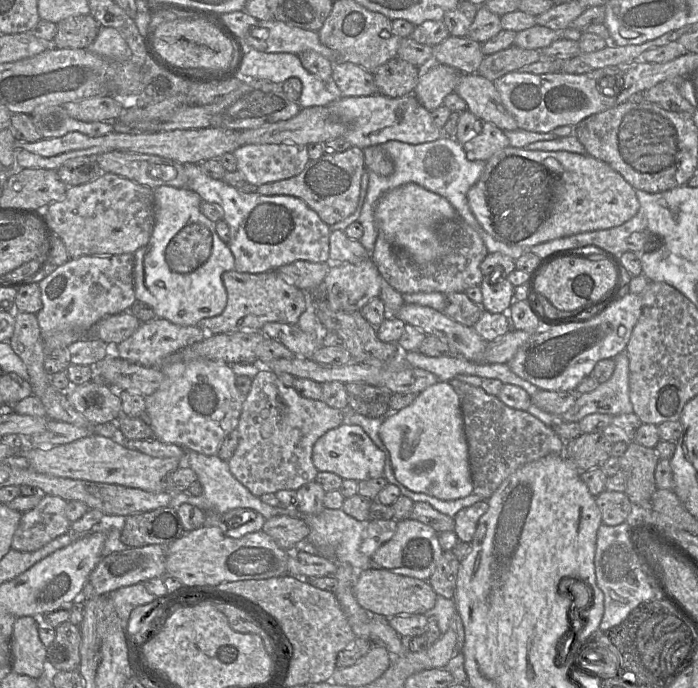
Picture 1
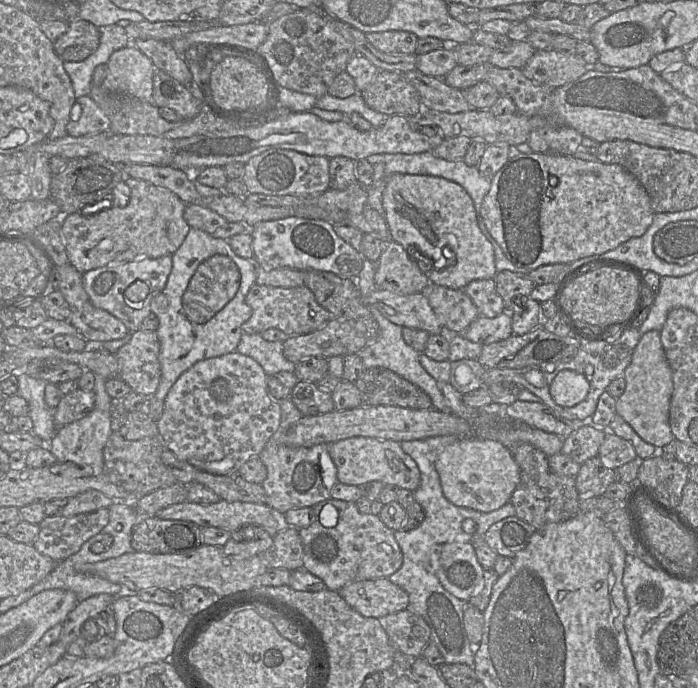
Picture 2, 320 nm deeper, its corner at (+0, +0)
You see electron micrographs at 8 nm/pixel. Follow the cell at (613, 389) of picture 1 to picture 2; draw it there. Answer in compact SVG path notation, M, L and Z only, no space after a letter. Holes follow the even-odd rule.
M651 330L641 336L623 376L626 388L616 399L616 414L621 416L643 440L656 447L663 447L674 440L669 425L670 399L673 392L672 371L665 356L659 331Z

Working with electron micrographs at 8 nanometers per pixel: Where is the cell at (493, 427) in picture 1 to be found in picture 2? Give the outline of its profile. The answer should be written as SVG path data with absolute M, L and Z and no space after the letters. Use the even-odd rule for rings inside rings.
M529 443L513 444L507 448L520 469L520 481L510 499L519 519L540 529L550 523L570 520L580 513L574 477L553 472L549 467L549 457Z

